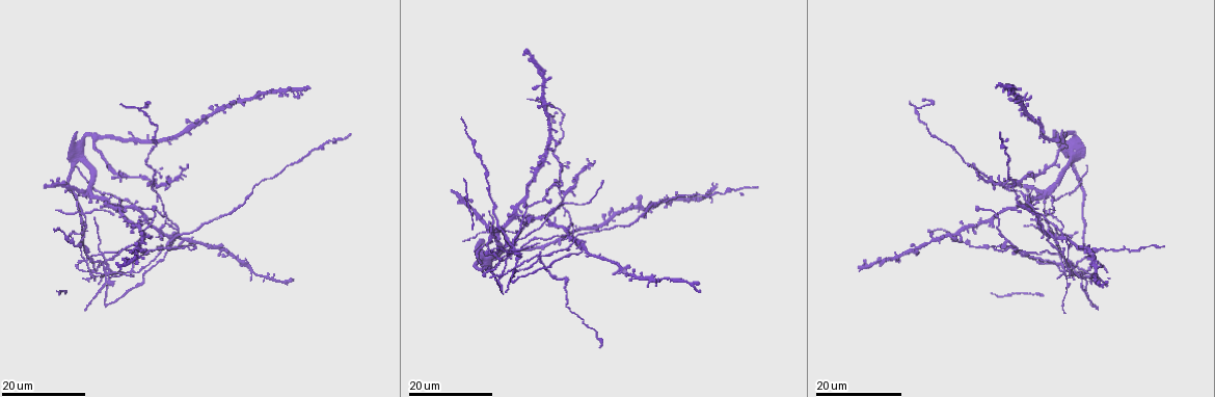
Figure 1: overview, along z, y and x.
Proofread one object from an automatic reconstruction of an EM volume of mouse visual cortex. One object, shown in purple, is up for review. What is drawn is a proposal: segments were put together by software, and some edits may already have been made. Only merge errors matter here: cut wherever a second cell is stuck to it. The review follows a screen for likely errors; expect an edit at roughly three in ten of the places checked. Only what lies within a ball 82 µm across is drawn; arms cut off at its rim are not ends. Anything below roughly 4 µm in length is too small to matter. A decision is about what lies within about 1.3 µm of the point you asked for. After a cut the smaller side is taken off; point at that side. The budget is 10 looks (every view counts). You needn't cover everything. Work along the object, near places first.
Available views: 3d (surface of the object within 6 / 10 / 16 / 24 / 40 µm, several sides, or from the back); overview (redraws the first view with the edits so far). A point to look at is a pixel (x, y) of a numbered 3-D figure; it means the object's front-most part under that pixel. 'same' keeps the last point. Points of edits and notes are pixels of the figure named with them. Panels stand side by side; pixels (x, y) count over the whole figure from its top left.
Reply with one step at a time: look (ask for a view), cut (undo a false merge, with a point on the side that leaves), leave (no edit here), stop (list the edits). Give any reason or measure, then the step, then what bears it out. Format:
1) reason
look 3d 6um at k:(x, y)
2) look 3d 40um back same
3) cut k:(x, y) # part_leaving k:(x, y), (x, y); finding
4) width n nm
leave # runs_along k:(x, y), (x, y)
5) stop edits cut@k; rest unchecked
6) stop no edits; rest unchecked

thin arm on a thick one
look 3d 16um at 1:(156, 171)

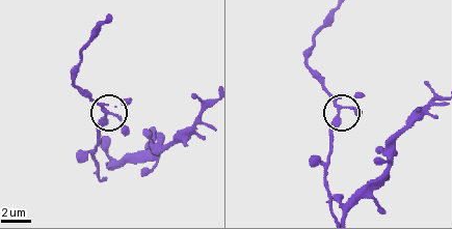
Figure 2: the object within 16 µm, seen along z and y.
look 3d 6um at 2:(339, 108)

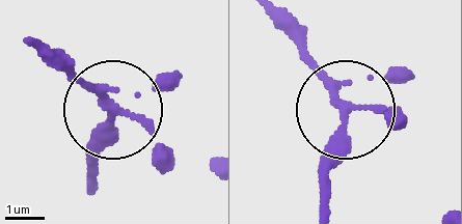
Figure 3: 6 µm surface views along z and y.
width 200 nm
leave # all the same cell

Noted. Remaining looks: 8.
calibre changes
look 3d 16um at 1:(1025, 198)

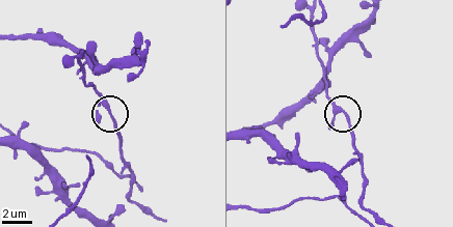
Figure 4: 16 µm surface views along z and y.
look 3d 10um at 4:(344, 112)

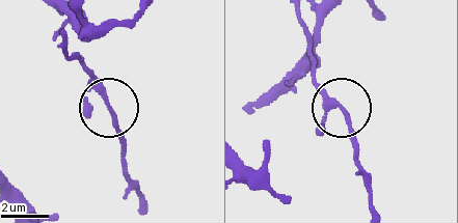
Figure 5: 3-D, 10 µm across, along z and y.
leave # all the same cell

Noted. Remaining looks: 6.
looks like a crossing
look 3d 24um at 1:(131, 270)

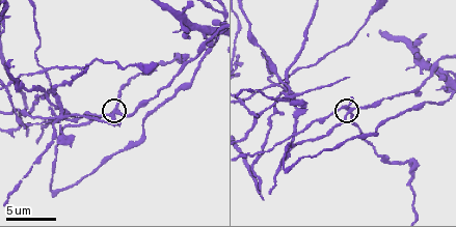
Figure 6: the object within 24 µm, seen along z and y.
look 3d 6um at 6:(115, 111)

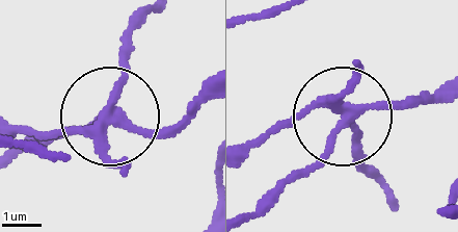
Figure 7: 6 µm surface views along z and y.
arms 5
cut 7:(125, 161) # part_leaving 7:(350, 104), (353, 153), (379, 183); a second cell is stuck on

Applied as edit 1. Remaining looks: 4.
look overview

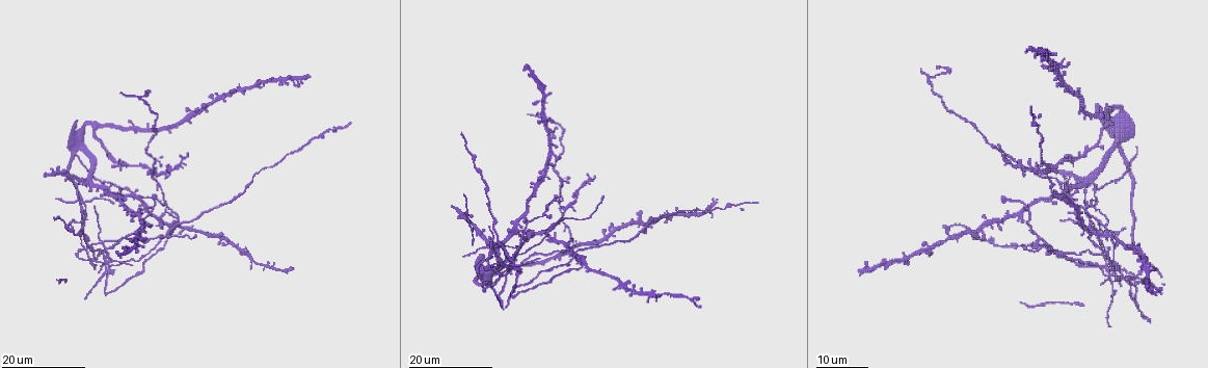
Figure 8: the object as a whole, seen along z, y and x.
three-way junction
look 3d 24um at 8:(1103, 225)

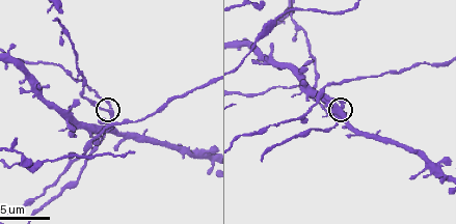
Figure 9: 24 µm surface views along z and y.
closer look
look 3d 10um at 9:(110, 111)

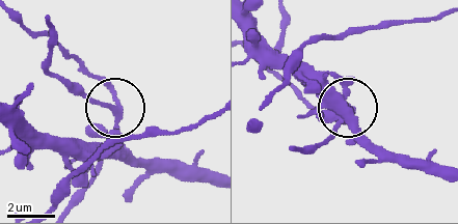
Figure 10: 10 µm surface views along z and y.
side_arm 37 um
leave # one cell here

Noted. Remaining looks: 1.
thin neck
look 3d 16um at 9:(315, 69)

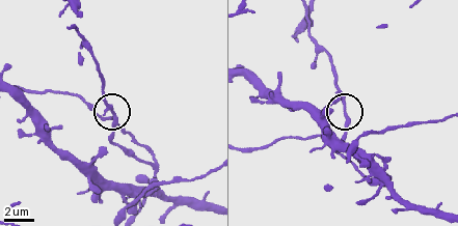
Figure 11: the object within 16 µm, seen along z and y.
leave # continuous, no second cell

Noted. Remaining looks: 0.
stop edits cut@7; rest unchecked

